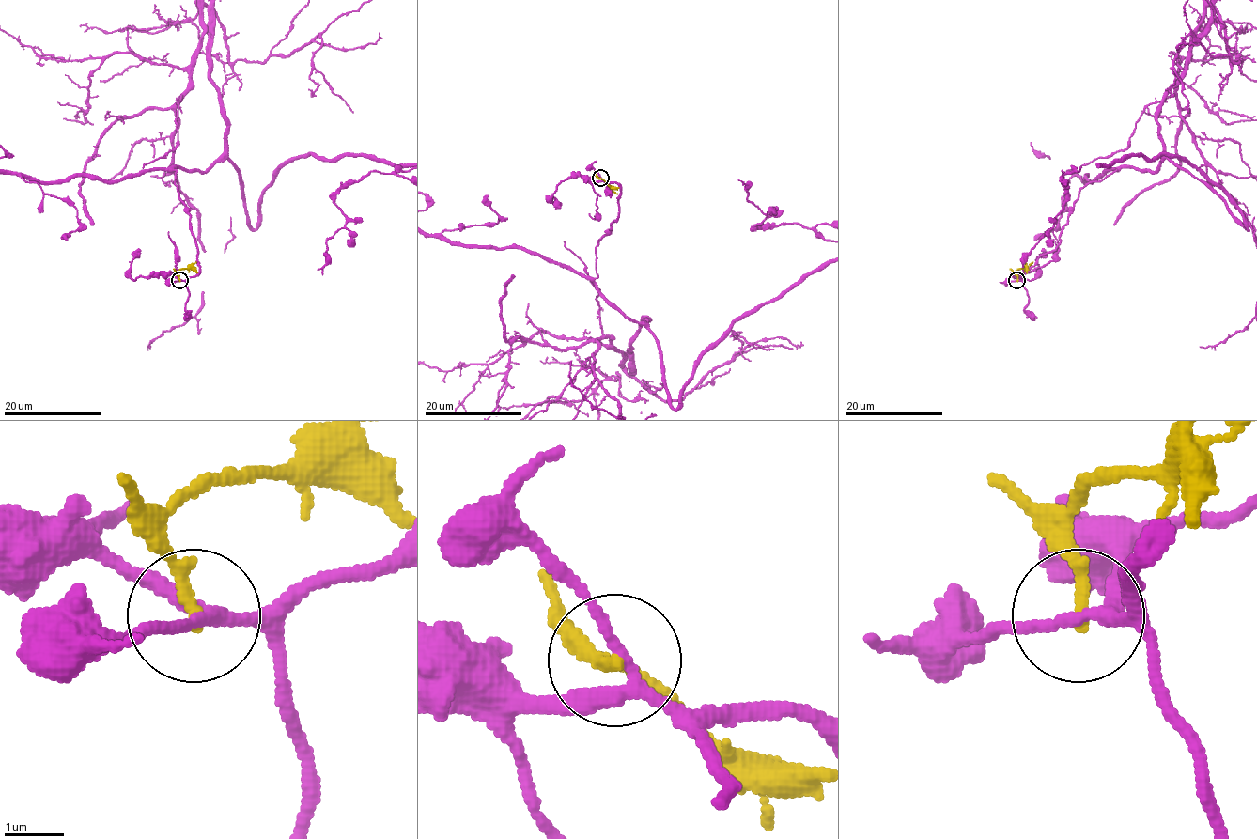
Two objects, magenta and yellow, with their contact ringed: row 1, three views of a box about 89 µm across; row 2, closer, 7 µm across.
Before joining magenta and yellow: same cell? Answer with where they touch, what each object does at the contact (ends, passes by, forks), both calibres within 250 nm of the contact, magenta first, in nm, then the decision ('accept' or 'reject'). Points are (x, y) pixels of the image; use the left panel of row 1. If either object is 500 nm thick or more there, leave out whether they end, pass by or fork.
(179, 280) | magenta forks | yellow ends | 200/220 nm | reject

